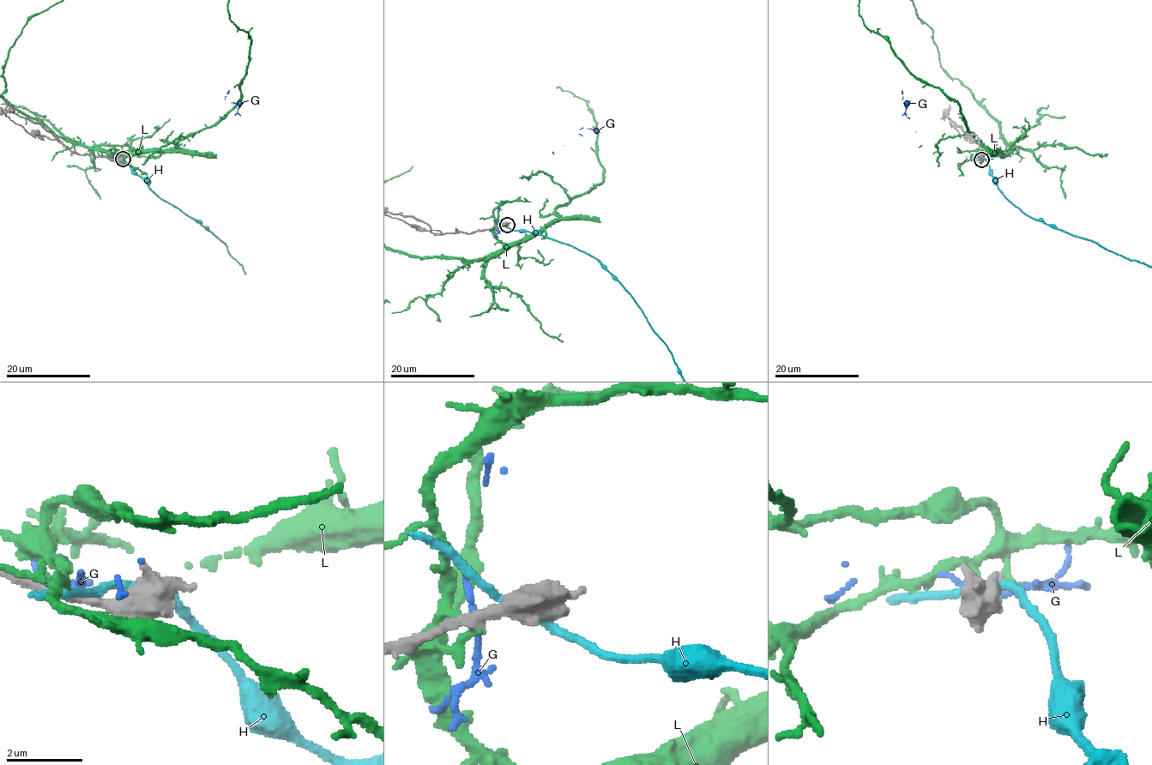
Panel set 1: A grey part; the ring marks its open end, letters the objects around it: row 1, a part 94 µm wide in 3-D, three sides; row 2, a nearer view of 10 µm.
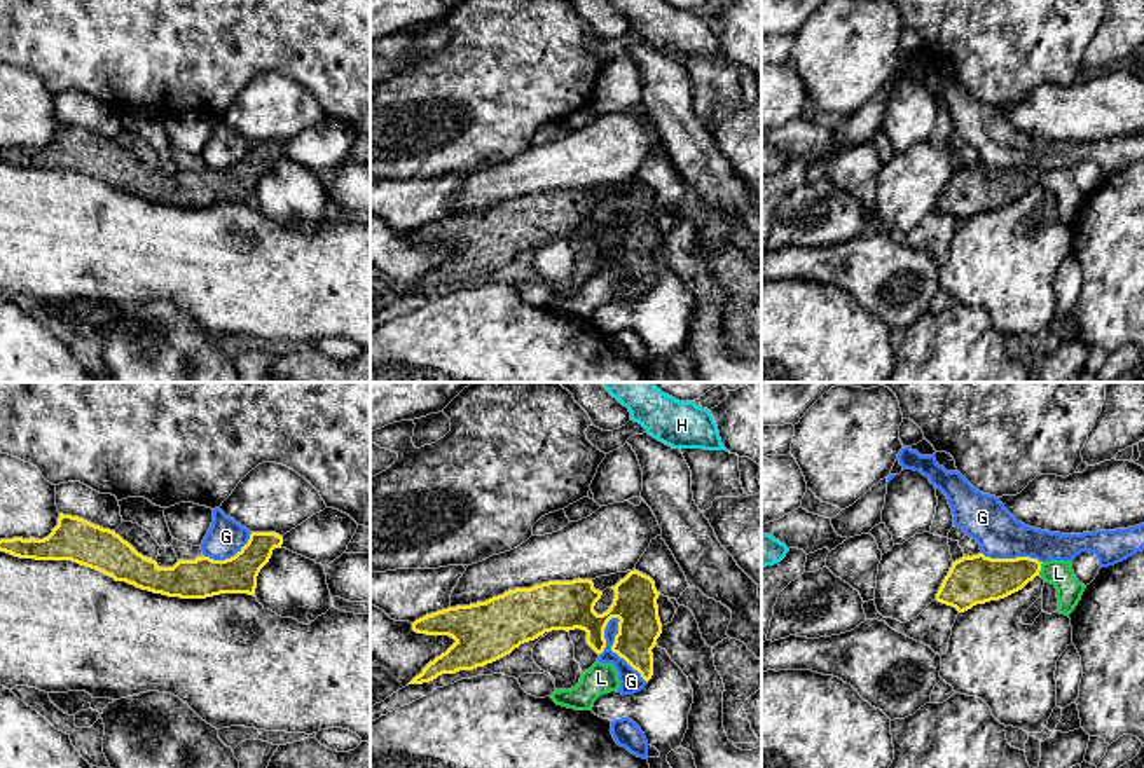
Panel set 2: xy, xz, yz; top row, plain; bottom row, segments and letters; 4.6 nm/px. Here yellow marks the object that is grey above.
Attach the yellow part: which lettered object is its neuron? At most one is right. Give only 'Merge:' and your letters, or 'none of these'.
Merge: none of these

